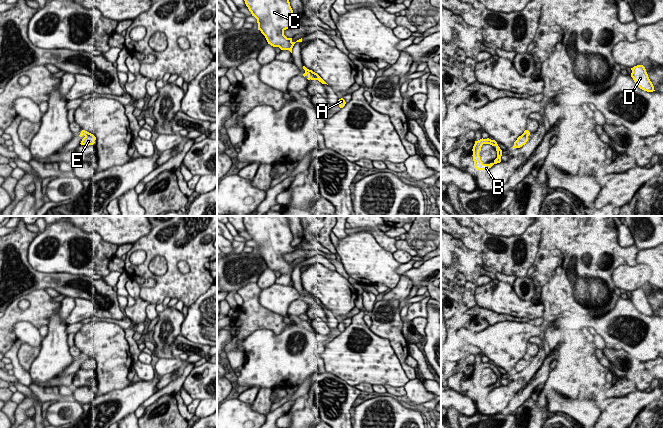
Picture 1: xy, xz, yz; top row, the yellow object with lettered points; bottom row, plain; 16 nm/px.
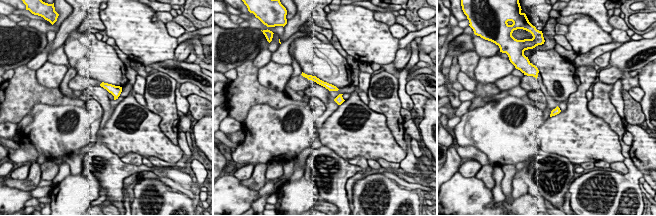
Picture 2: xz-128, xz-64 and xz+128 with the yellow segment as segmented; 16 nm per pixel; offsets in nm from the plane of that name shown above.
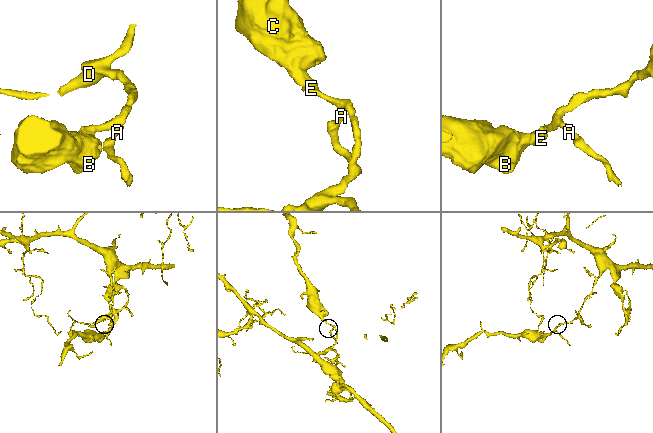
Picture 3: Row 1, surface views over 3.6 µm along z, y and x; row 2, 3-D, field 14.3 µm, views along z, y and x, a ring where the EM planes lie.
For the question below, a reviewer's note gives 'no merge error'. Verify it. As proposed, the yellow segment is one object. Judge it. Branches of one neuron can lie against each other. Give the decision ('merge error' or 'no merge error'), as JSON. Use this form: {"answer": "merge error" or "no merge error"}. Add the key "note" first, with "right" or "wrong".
{"note": "wrong", "answer": "merge error"}

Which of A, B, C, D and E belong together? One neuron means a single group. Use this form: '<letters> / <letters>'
A D / B C E

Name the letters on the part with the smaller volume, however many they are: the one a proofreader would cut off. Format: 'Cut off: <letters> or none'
Cut off: B, C, E

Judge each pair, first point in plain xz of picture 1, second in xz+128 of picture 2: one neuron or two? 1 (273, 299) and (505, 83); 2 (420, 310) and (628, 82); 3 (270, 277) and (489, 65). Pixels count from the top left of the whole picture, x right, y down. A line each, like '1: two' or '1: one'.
1: two
2: one
3: two

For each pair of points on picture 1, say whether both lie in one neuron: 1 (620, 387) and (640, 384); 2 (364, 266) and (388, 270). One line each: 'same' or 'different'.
1: same
2: same

